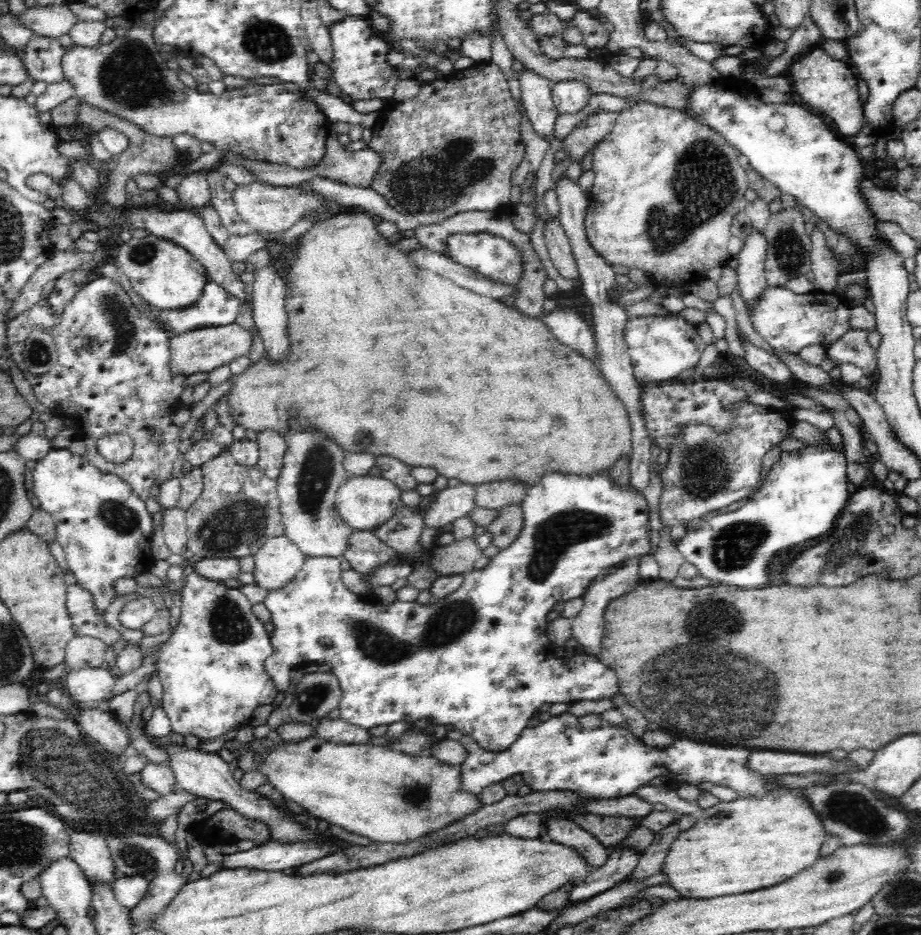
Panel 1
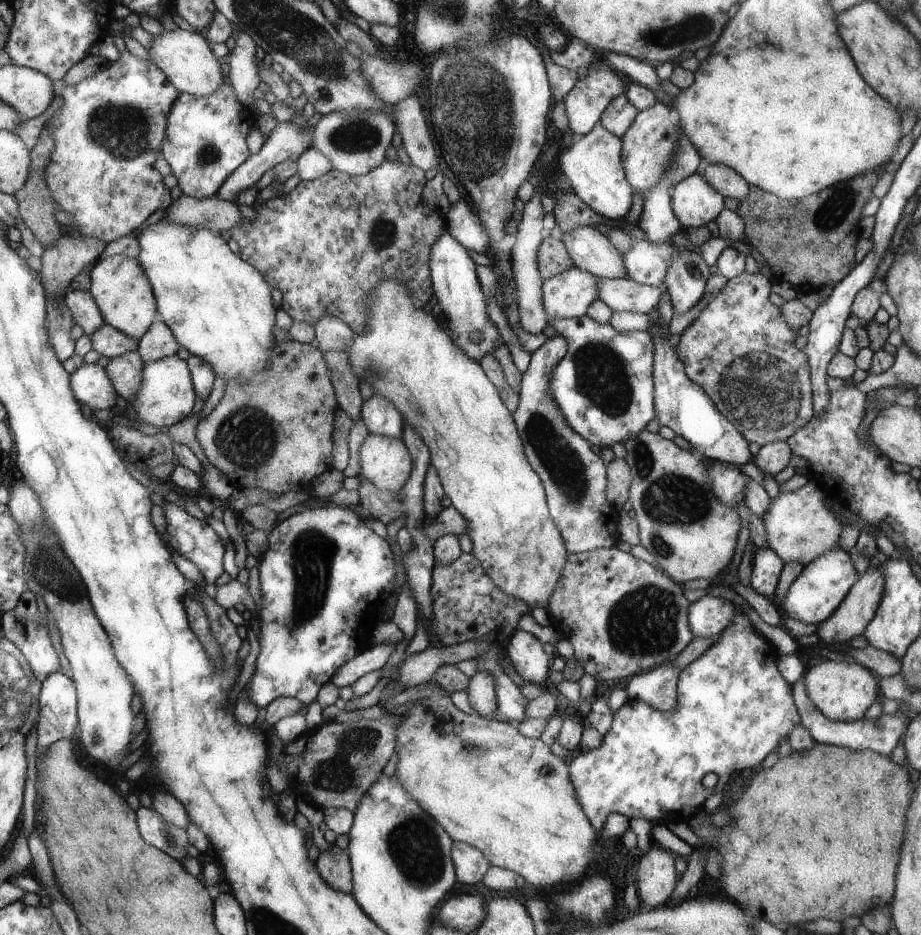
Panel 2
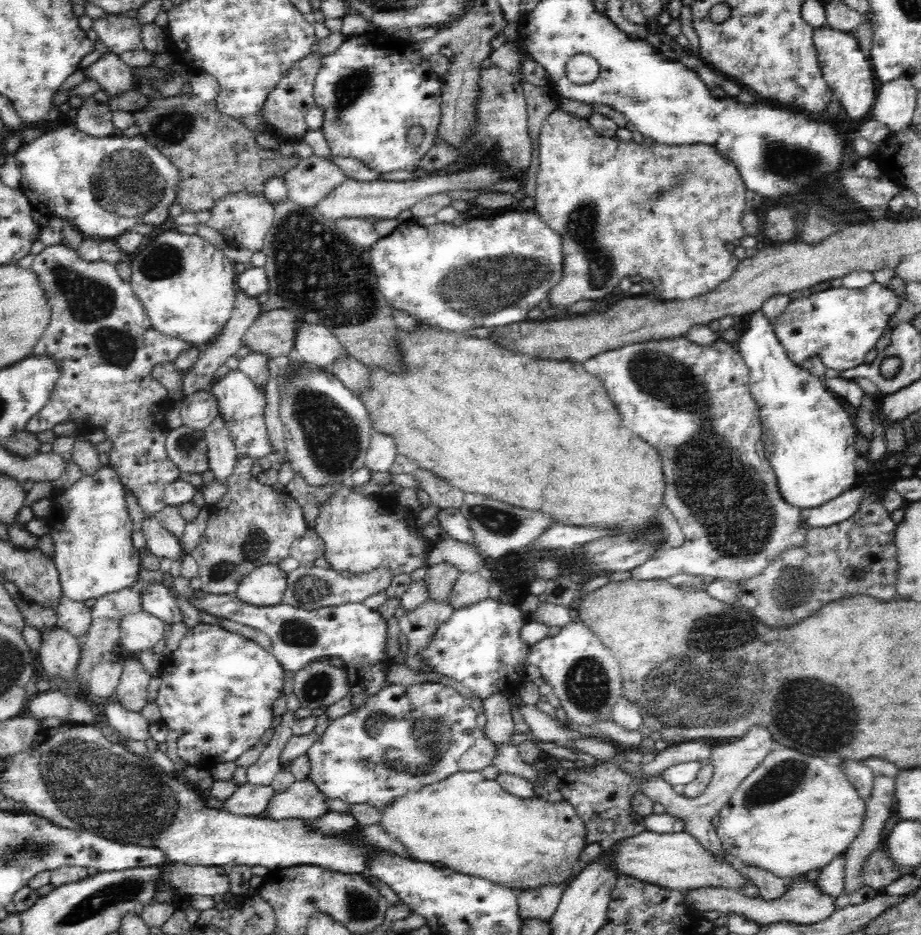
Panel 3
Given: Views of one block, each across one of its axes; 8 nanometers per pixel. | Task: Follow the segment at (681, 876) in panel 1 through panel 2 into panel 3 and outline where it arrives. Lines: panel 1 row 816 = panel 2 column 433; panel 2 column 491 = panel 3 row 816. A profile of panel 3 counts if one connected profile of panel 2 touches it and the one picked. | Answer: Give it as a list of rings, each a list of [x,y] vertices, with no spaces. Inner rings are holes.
[[[777,746],[732,792],[728,802],[718,812],[719,824],[715,830],[722,847],[726,852],[740,858],[740,862],[746,866],[745,869],[748,866],[757,866],[778,878],[790,879],[810,870],[821,869],[843,854],[858,836],[866,809],[866,802],[838,764],[832,766],[820,758],[812,758],[792,748]]]

